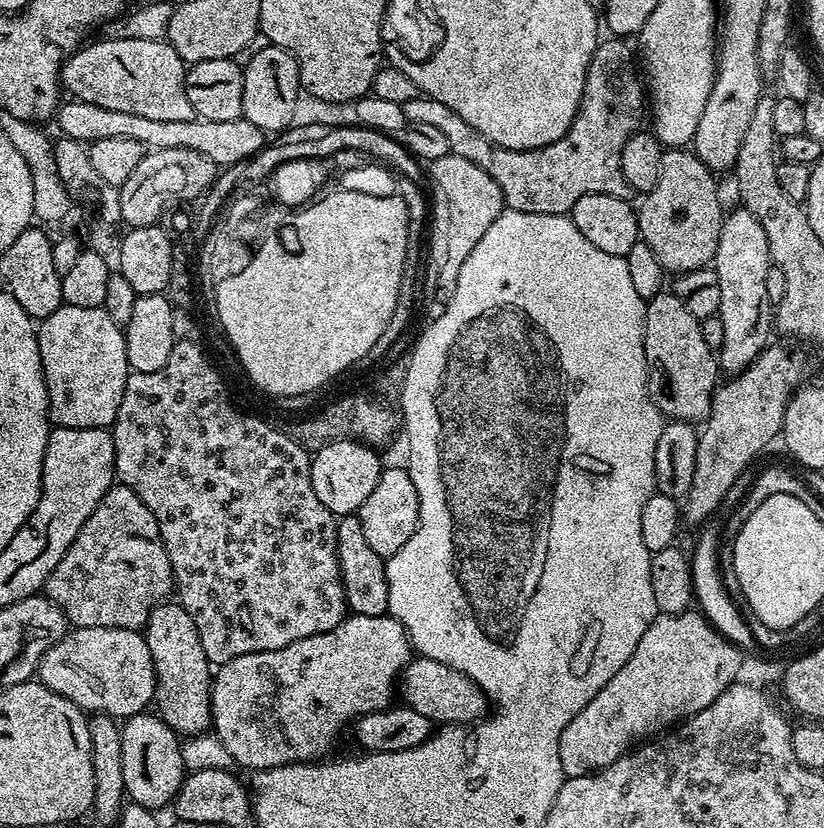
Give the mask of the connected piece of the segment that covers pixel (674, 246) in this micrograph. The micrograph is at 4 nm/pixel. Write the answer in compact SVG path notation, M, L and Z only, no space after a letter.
M669 148L662 158L662 174L658 182L638 204L636 217L640 240L654 250L665 273L679 274L707 268L716 259L718 234L725 209L720 209L717 177L696 156L695 151Z

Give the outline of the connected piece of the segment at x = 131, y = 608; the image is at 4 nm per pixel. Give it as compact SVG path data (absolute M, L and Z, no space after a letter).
M119 482L113 483L102 502L98 502L94 514L90 514L82 530L78 530L78 538L74 538L70 550L62 554L62 562L54 566L42 592L60 607L64 619L72 628L110 626L132 631L143 629L152 609L157 604L165 603L173 595L174 585L170 558L160 537L158 522L154 522L154 514L150 514L150 510L142 502L142 498L134 494L134 490Z

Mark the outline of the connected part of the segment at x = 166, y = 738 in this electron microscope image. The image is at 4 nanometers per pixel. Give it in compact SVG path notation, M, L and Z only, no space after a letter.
M142 711L123 721L122 738L122 778L127 799L144 808L161 810L175 801L178 790L186 775L182 758L182 740L159 715Z

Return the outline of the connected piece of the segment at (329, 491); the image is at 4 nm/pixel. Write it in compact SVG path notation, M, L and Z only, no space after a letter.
M339 440L318 449L311 457L312 485L314 494L318 494L318 502L322 502L322 506L329 508L337 517L359 513L370 490L378 486L382 463L376 452L379 451L375 447L359 444L356 440Z

